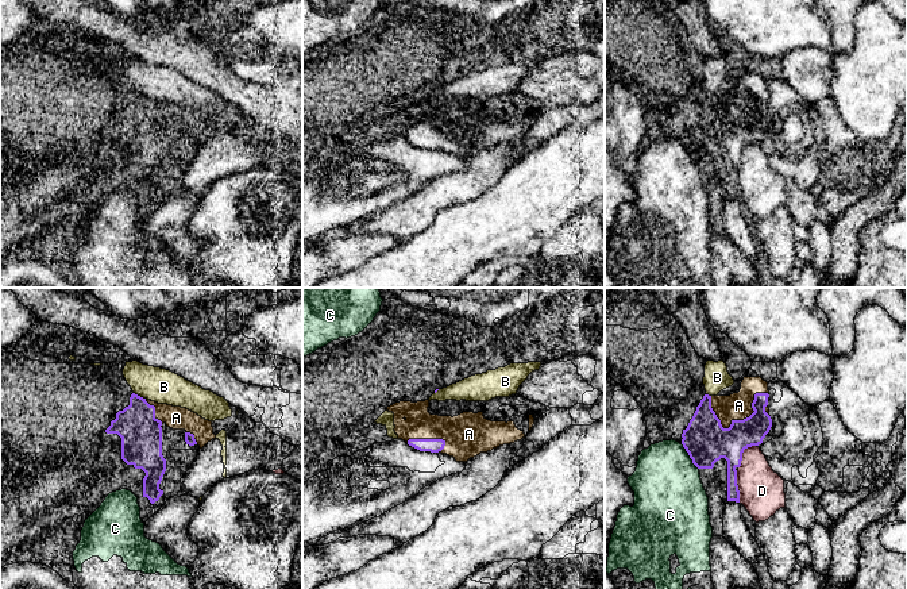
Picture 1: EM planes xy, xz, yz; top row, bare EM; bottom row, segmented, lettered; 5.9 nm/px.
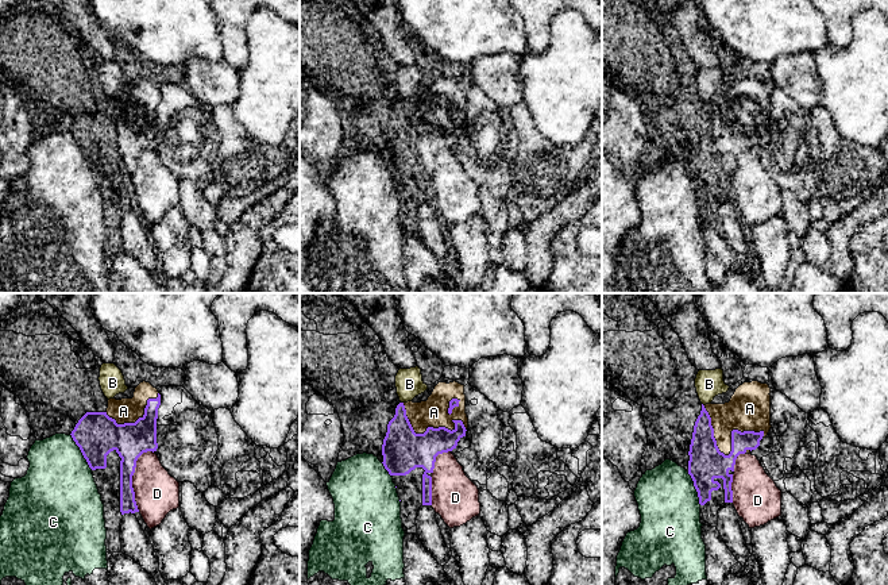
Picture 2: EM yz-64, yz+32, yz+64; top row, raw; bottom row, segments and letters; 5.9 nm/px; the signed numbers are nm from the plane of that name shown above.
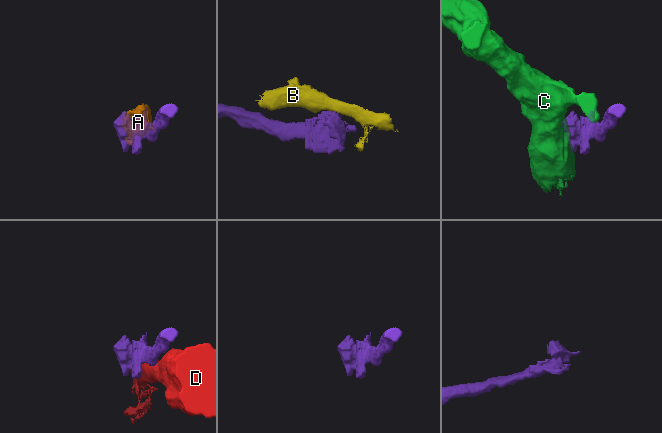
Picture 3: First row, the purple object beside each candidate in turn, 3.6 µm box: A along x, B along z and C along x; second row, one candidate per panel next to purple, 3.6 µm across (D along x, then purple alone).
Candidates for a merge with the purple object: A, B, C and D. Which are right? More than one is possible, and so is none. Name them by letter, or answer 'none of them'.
A

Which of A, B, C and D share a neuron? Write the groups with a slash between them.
A / B / C / D

